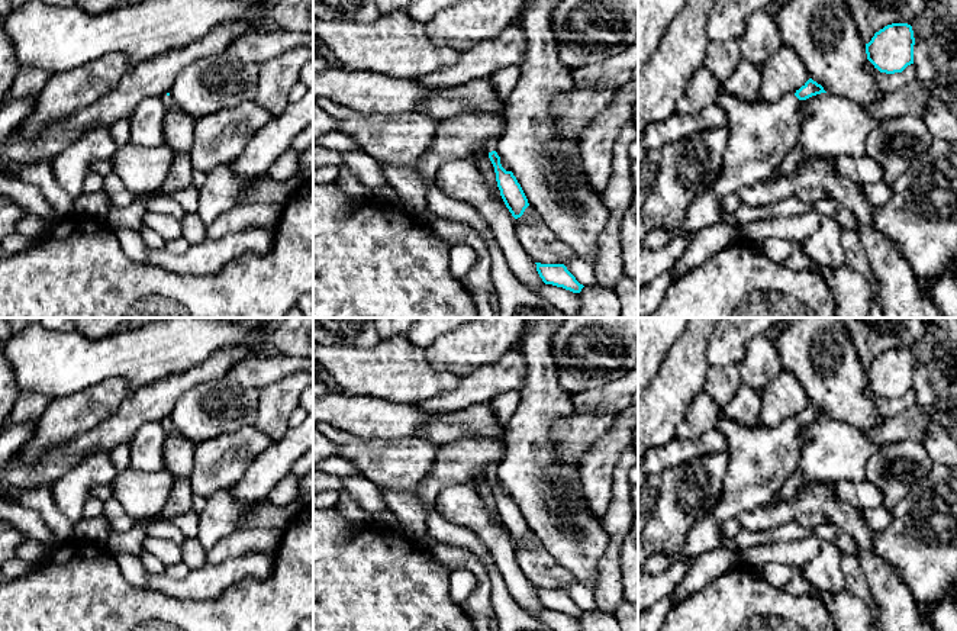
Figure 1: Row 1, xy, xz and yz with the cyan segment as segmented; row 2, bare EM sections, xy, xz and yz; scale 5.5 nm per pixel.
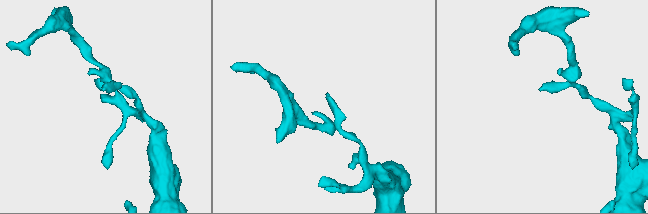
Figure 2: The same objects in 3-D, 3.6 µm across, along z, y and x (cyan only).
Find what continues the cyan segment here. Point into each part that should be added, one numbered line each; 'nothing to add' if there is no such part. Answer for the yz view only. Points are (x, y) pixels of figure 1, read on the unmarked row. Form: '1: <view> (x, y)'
1: yz (761, 459)

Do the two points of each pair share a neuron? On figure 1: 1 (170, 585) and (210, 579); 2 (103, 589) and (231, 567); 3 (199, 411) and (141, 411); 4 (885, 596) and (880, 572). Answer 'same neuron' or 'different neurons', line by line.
1: same neuron
2: different neurons
3: different neurons
4: same neuron

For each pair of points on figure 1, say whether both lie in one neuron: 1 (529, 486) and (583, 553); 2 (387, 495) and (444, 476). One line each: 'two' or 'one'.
1: one
2: one

